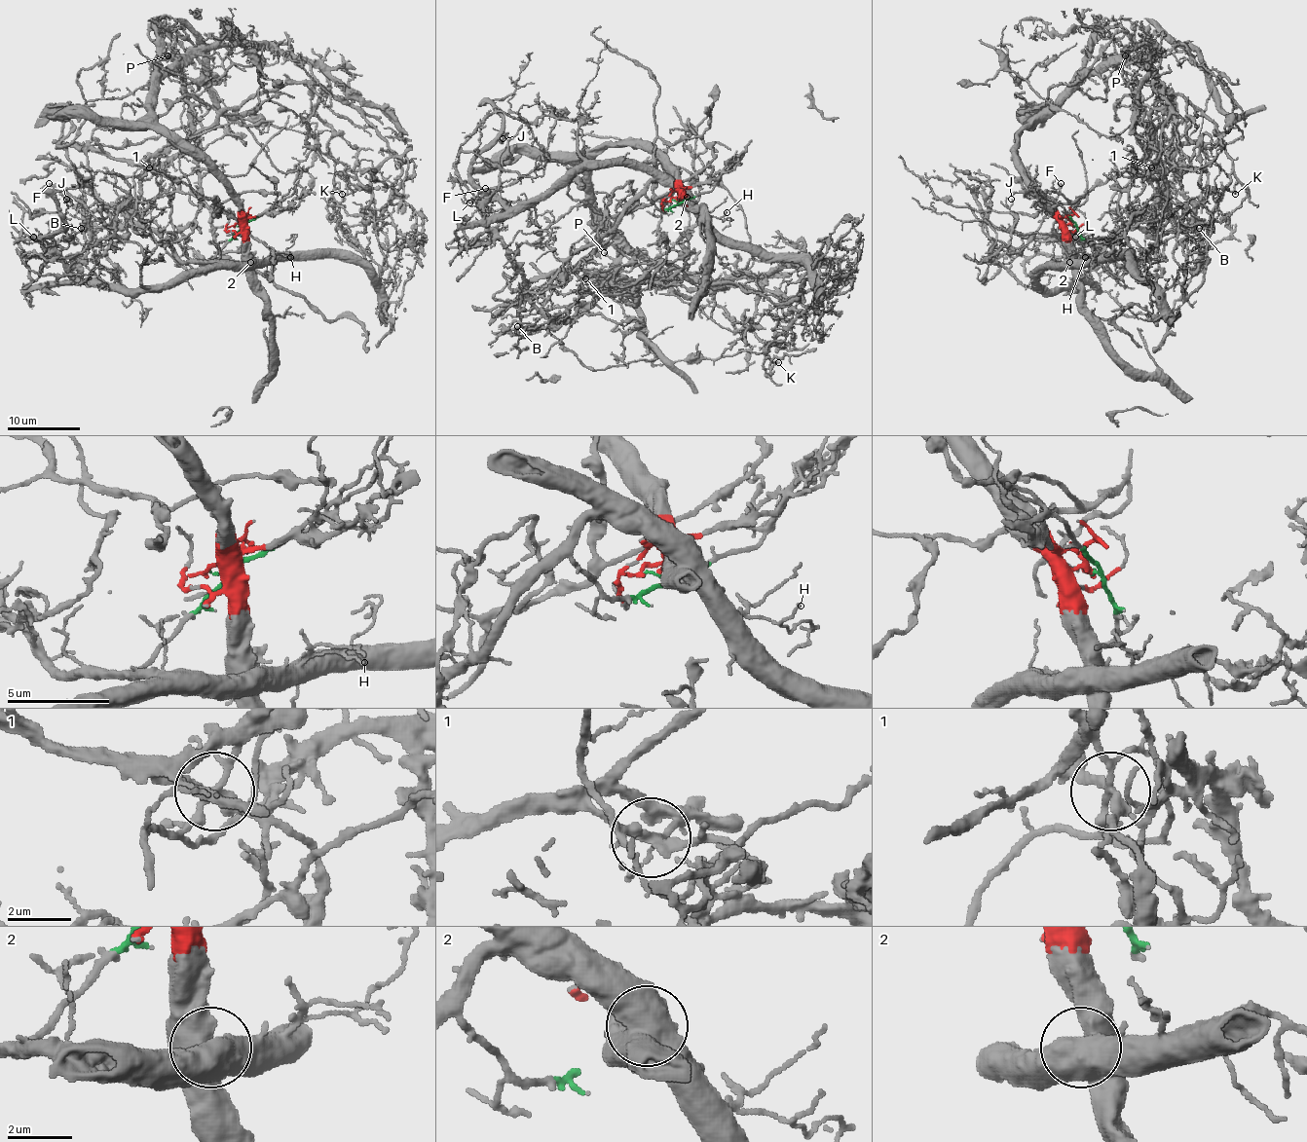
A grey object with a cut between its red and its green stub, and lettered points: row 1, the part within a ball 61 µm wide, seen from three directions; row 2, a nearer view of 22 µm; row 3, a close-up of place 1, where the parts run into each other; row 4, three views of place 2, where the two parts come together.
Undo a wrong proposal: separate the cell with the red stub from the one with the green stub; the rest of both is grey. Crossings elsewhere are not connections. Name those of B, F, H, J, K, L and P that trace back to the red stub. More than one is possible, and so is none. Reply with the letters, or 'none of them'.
B, K, P

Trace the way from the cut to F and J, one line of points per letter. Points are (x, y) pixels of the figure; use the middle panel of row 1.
F: (674, 201), (659, 209), (645, 171), (586, 161), (578, 116), (555, 122), (542, 167), (486, 188)
J: (674, 201), (659, 209), (653, 176), (628, 165), (493, 201), (471, 162), (503, 138)

